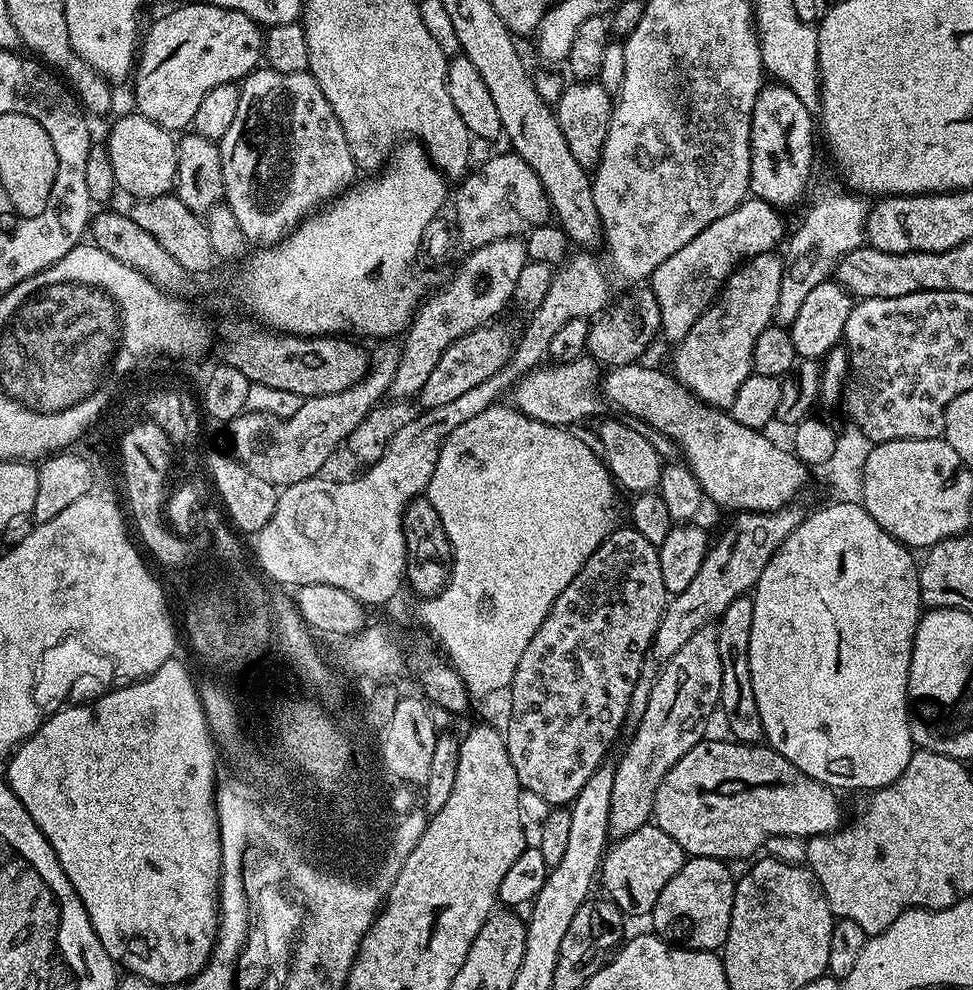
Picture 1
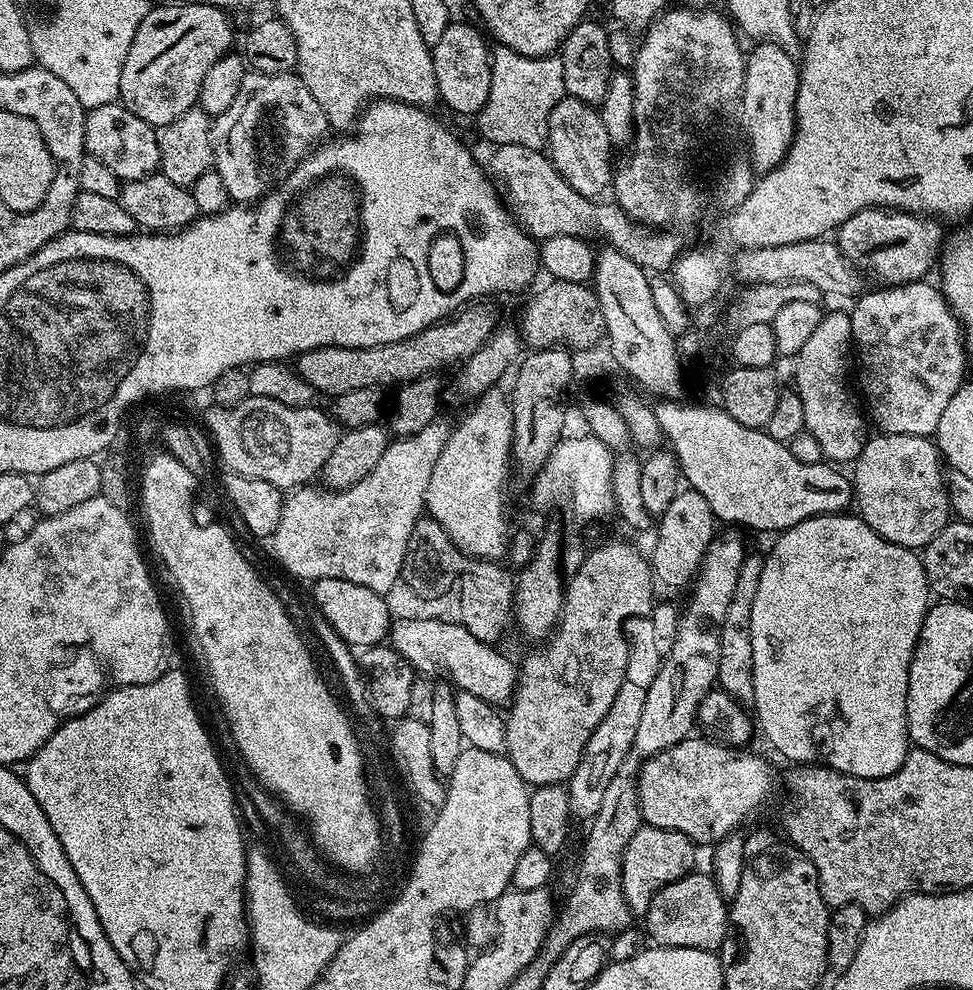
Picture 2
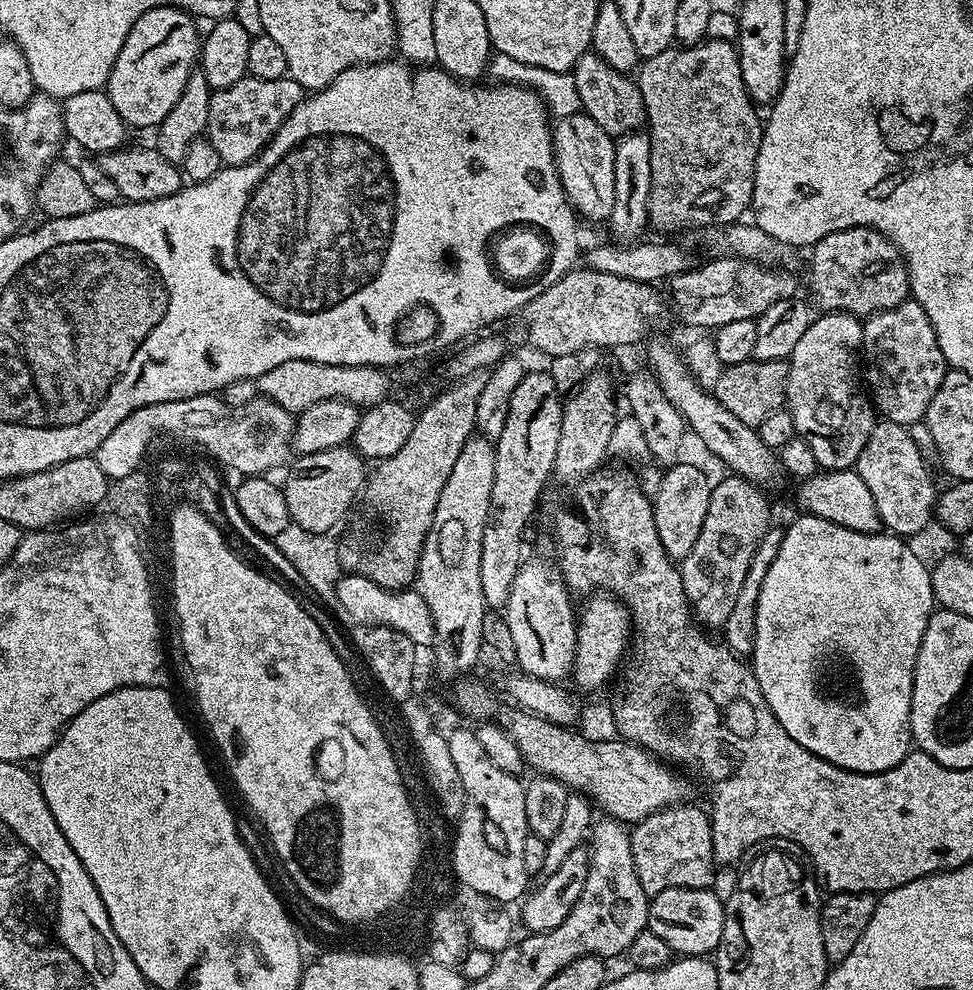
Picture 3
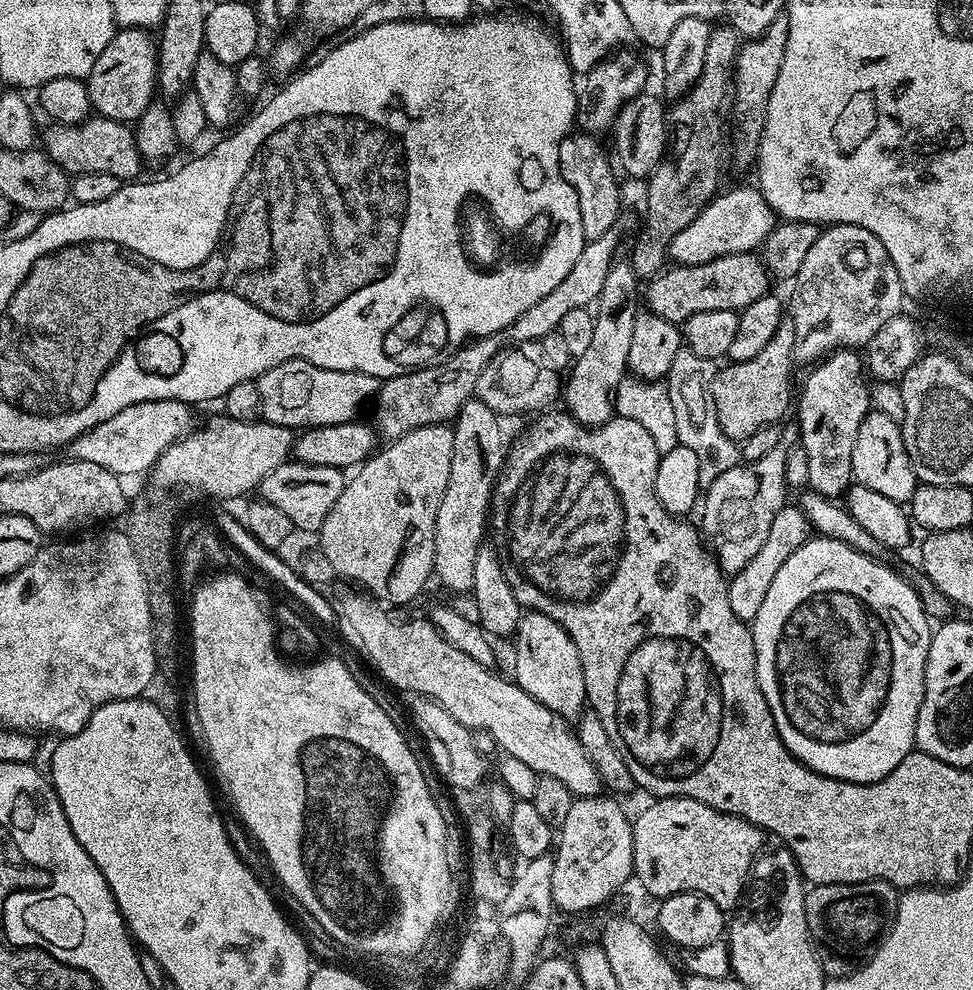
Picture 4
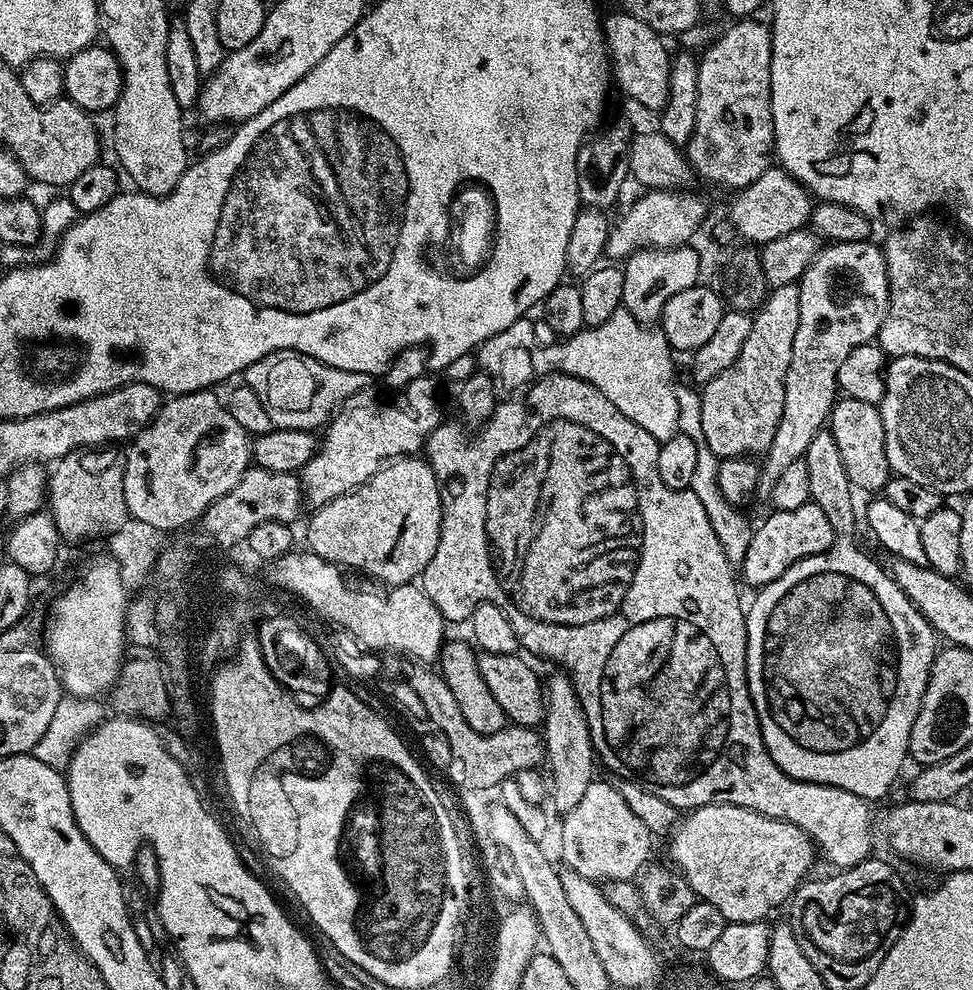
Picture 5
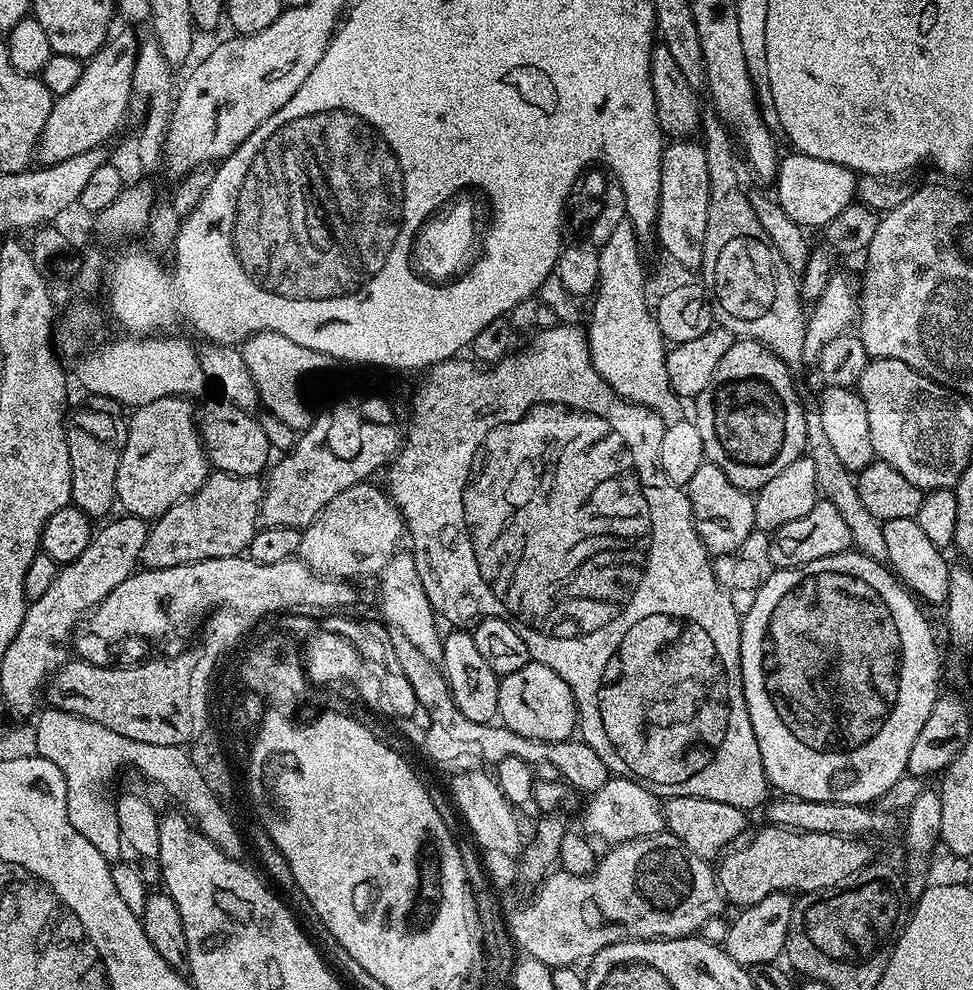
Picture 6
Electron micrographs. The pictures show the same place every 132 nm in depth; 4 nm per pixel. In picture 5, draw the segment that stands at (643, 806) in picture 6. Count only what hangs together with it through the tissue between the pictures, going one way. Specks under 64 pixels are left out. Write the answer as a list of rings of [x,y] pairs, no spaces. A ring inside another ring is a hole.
[[[593,779],[578,806],[563,817],[564,825],[560,828],[563,863],[582,878],[595,882],[632,880],[639,877],[649,863],[648,855],[652,852],[654,835],[642,819],[630,810],[614,783],[600,779]]]

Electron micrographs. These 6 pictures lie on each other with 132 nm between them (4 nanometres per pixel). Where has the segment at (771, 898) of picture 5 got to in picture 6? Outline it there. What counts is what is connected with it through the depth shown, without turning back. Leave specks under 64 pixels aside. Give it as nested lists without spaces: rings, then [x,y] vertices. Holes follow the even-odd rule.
[[[764,826],[761,832],[750,836],[725,851],[718,860],[720,868],[718,866],[715,869],[716,880],[725,901],[729,905],[737,904],[736,908],[740,910],[754,906],[775,892],[803,894],[839,888],[874,860],[872,848],[868,845],[871,843],[864,838],[795,832],[792,828],[771,826]]]

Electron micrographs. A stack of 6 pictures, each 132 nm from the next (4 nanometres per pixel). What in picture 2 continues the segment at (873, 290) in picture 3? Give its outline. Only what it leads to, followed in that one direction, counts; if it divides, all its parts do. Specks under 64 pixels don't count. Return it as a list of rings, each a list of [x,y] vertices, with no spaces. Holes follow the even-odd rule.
[[[895,208],[858,210],[835,229],[836,245],[850,258],[861,273],[880,280],[881,285],[915,284],[923,281],[928,271],[937,267],[946,240],[943,223],[931,216],[902,212]]]

